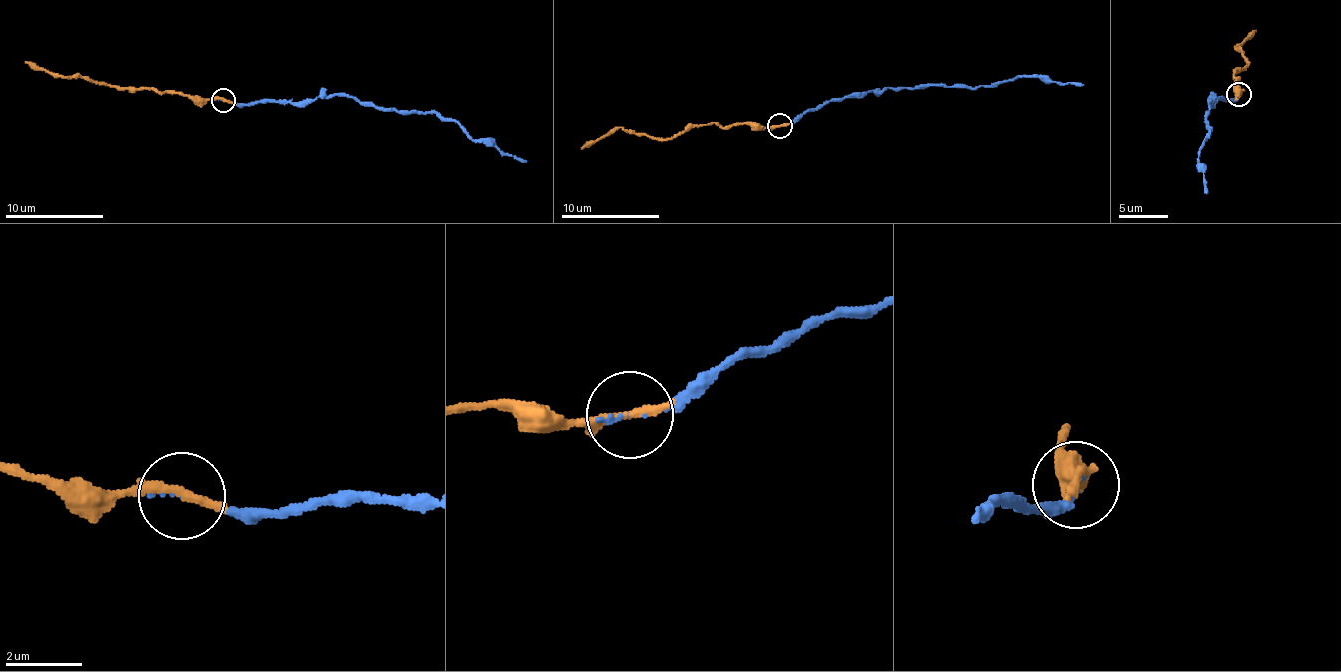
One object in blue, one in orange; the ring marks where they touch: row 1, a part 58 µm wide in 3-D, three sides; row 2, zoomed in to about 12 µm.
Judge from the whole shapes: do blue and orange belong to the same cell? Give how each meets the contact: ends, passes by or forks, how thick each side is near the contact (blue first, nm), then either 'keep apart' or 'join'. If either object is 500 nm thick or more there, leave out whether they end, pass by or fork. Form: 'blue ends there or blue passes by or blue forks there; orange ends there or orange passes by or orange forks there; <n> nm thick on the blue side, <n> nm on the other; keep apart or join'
blue ends there; orange passes by; 70 nm thick on the blue side, 220 nm on the other; join

